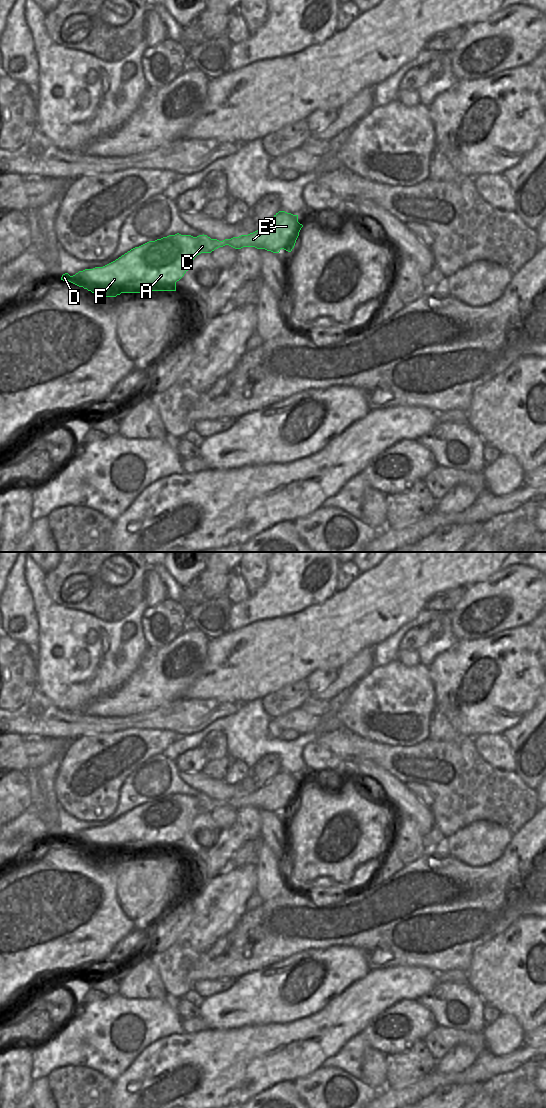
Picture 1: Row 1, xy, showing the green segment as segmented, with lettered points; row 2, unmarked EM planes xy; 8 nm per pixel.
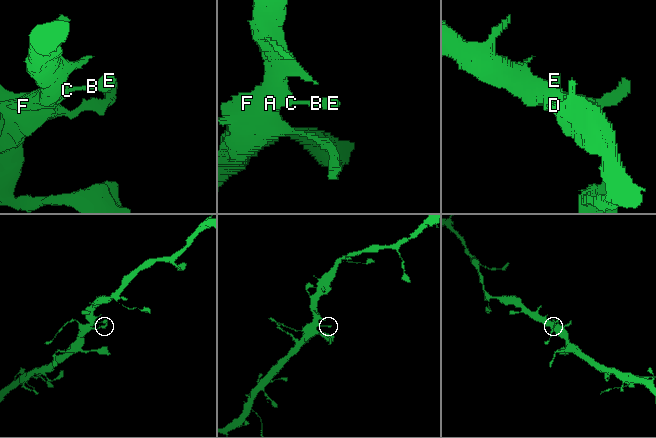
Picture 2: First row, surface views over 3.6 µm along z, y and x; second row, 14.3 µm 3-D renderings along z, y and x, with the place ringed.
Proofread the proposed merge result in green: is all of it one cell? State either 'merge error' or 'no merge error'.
no merge error

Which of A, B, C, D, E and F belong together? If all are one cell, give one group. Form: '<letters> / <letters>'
A B C D E F

